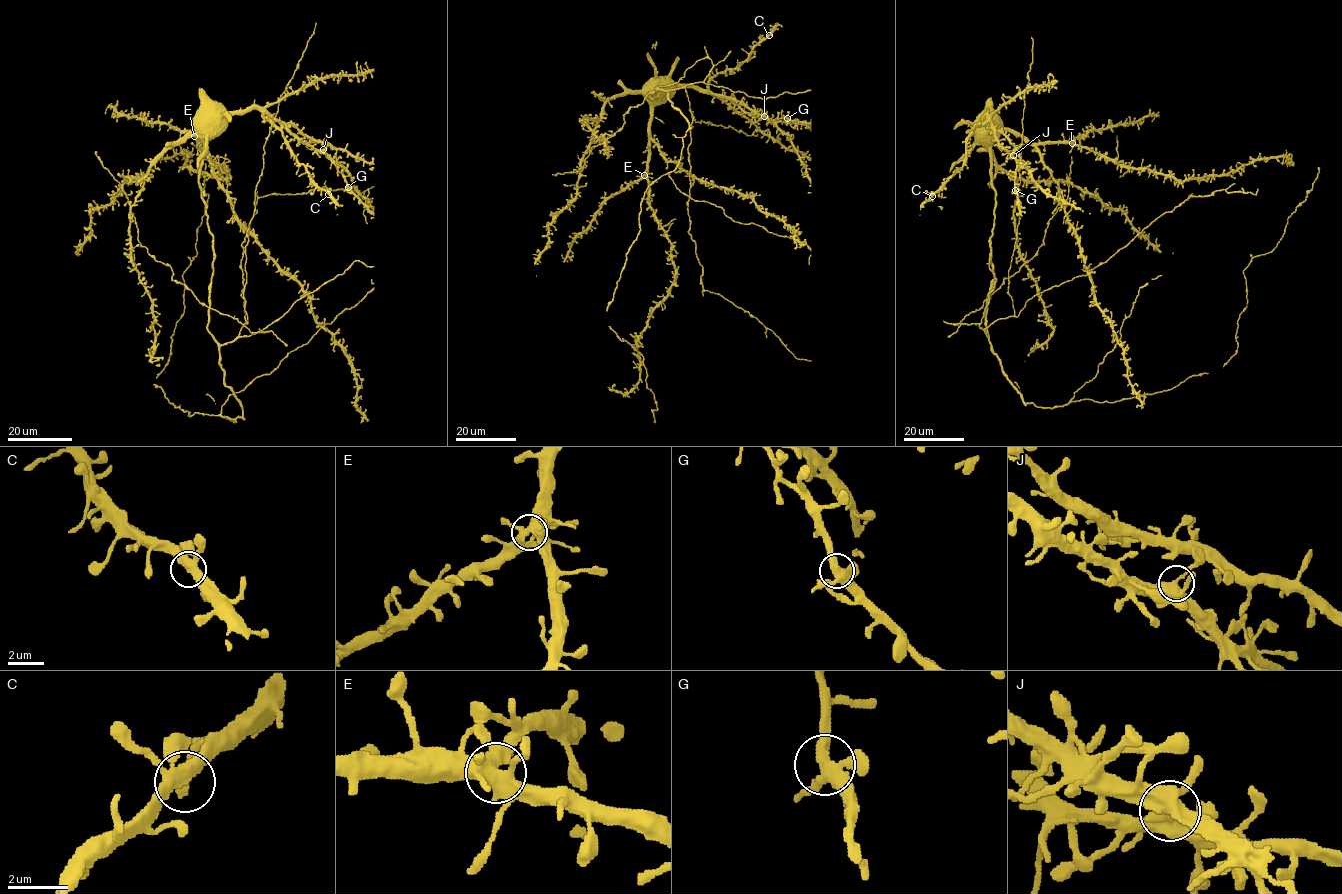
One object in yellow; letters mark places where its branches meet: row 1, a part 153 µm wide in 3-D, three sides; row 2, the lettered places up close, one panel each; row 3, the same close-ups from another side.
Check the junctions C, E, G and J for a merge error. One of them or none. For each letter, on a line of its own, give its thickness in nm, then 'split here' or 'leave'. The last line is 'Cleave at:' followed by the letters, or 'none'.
C: calibre 360 nm; leave
E: calibre 440 nm; leave
G: calibre 380 nm; leave
J: calibre 440 nm; leave
Cleave at: none

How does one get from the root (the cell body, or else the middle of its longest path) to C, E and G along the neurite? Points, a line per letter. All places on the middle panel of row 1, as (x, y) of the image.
C: (660, 80), (707, 89), (713, 77), (725, 69), (737, 68), (751, 50), (769, 35)
E: (660, 80), (655, 84), (648, 171), (644, 175)
G: (660, 80), (666, 83), (691, 84), (706, 92), (733, 97), (768, 119), (787, 118)

